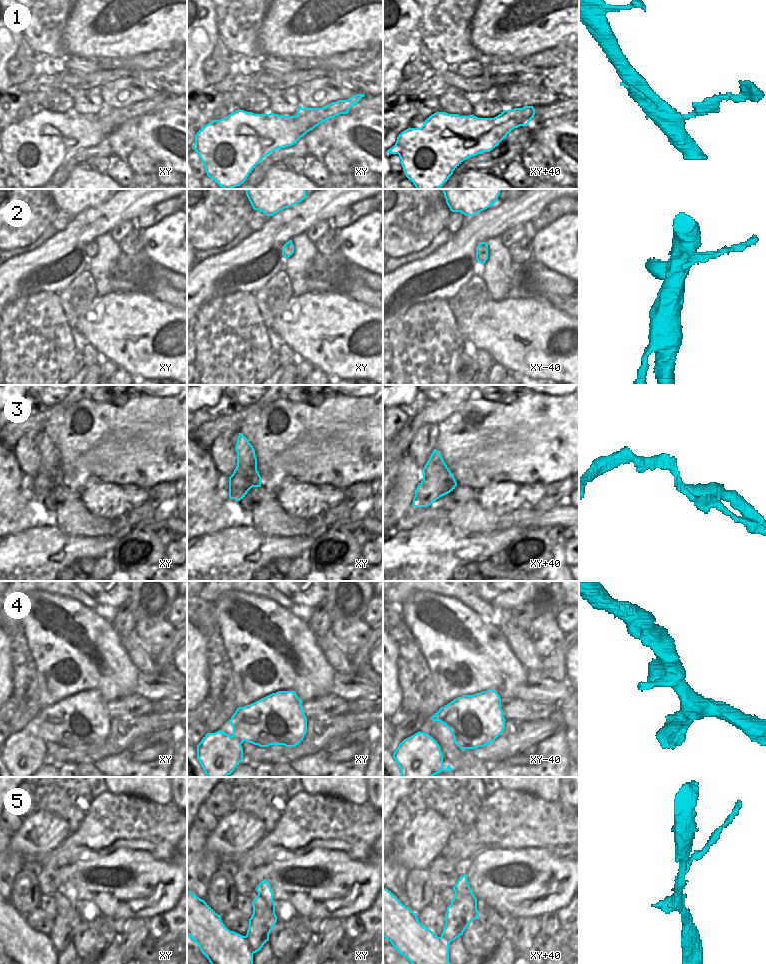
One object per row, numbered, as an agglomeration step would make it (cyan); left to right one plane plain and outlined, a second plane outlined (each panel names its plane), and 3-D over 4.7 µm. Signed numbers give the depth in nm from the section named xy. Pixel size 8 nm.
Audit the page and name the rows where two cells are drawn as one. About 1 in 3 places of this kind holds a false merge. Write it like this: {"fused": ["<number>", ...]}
{"fused": ["1", "5"]}

